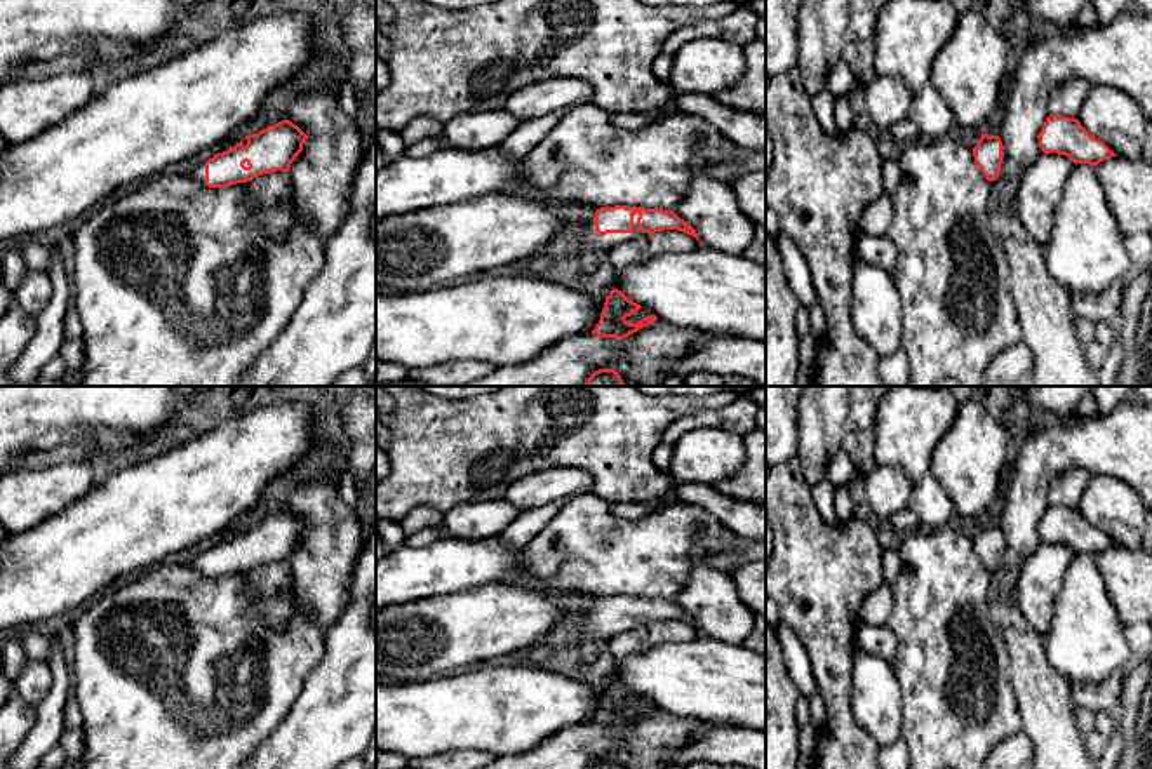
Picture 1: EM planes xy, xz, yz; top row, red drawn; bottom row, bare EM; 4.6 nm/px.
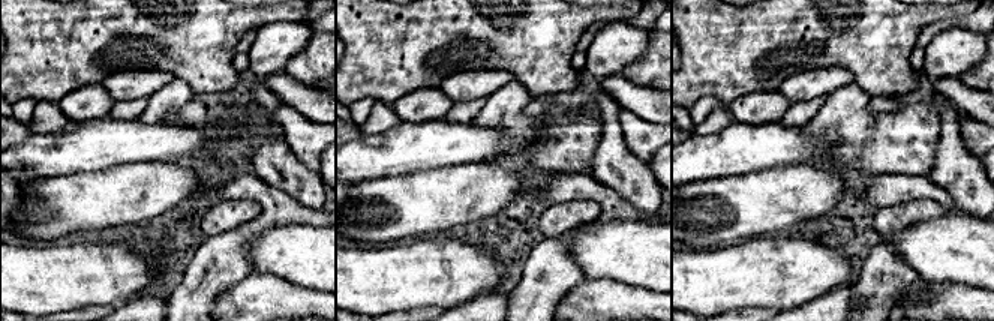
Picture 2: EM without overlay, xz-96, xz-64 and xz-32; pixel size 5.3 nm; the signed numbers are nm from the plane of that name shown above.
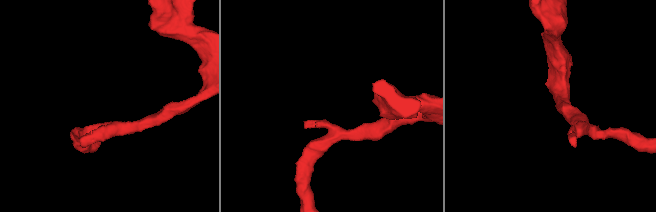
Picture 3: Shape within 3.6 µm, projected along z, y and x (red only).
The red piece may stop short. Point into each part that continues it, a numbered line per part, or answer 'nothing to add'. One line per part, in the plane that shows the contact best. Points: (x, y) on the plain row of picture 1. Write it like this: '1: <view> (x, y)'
1: xz (589, 627)

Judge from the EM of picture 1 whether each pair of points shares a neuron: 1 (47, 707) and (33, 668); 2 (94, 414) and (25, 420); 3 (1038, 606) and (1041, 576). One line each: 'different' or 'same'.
1: different
2: same
3: same

